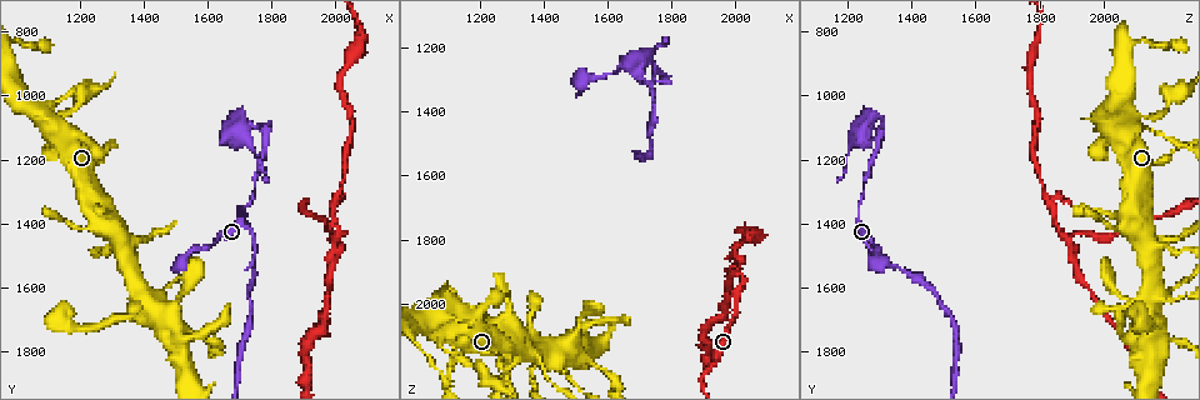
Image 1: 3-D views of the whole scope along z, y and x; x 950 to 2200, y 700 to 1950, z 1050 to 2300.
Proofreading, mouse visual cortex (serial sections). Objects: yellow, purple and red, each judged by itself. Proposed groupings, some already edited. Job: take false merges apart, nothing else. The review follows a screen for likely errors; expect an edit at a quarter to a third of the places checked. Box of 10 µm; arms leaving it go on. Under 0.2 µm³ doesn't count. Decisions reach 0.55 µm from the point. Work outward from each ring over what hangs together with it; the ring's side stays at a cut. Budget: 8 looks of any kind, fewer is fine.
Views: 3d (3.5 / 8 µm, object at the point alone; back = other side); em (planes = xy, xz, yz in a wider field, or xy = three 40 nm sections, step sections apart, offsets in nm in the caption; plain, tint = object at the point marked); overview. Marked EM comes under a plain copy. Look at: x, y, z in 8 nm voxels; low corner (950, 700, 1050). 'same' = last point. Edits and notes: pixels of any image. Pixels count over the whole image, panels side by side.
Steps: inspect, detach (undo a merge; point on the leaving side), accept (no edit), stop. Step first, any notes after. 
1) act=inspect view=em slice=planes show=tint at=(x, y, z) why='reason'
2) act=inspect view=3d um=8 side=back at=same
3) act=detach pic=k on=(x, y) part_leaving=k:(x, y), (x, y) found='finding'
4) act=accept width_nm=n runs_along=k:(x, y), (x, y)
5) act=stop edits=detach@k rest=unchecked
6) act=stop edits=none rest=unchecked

act=inspect view=3d um=3.5 at=(2000, 1450, 1890) why='sharp bend'

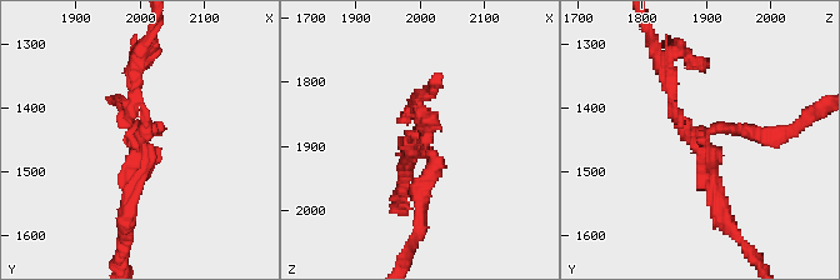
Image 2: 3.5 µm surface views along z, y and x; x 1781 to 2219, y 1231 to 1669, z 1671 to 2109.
act=inspect view=em slice=xy step=1 show=tint at=(2005, 1440, 1890) why='now the EM'

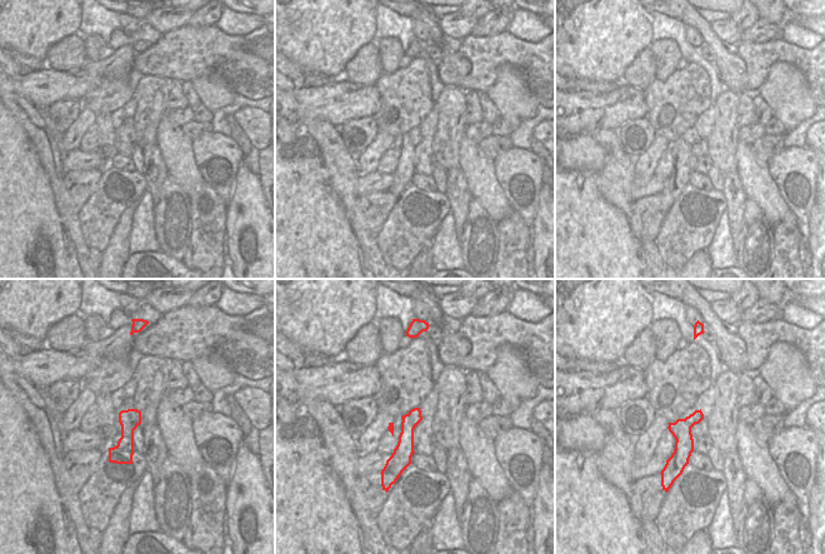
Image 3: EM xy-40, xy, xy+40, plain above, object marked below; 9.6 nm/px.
act=detach pic=2 on=(138, 170) found='a second cell is stuck on'

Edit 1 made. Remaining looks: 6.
act=inspect view=3d um=8 side=back at=(1740, 1100, 1310) why='thick turns thin'

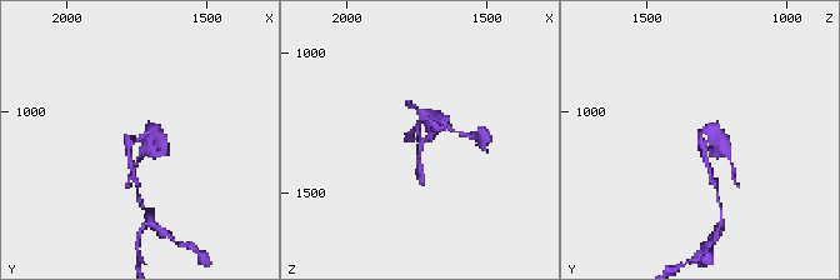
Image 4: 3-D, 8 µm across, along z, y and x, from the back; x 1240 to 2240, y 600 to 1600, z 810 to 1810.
act=inspect view=3d um=3.5 side=back at=same why='closer look'

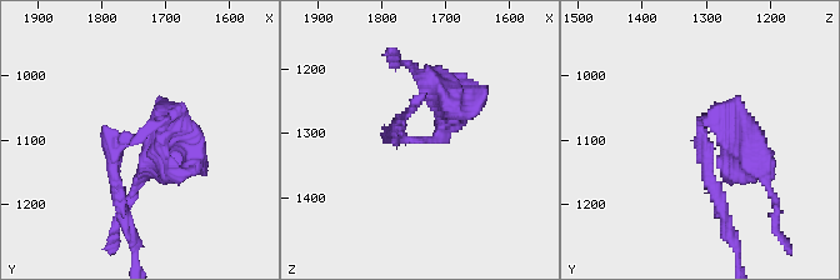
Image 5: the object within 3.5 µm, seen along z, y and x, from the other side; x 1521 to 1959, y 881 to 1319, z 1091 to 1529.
act=detach pic=5 on=(741, 130) part_leaving=5:(701, 124), (720, 116), (761, 174) found='two cells meet here'

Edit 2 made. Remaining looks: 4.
act=inspect view=overview

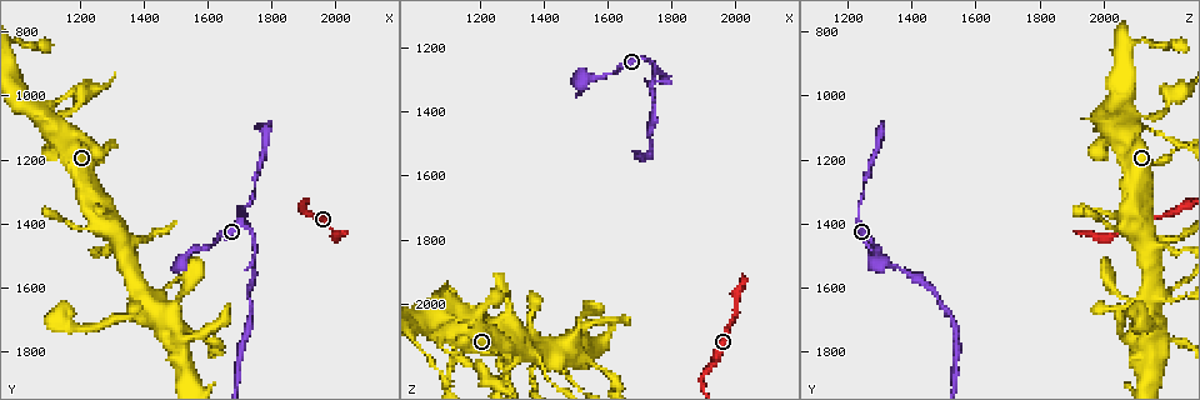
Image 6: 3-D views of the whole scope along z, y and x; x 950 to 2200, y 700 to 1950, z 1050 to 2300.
act=inspect view=3d um=3.5 at=(1090, 1070, 2050) why='side arm on a straight run'

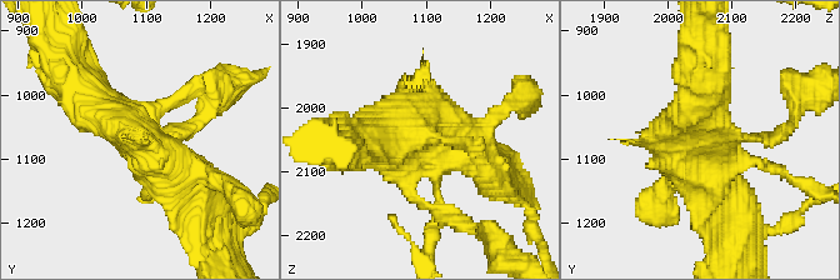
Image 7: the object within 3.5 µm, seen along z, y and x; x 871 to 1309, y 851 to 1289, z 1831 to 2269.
act=inspect view=em slice=xy step=3 show=tint at=(1080, 1070, 2065)

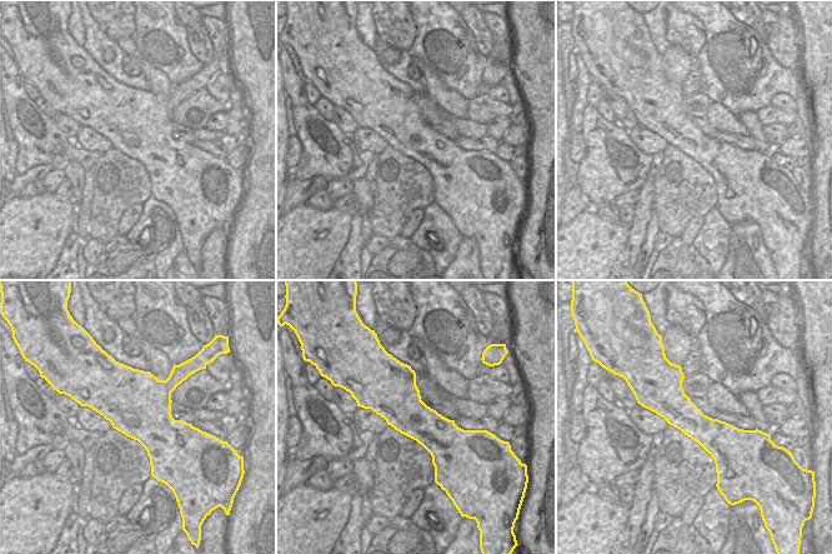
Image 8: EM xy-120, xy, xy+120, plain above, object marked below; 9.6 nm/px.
act=accept runs_along=8:(646, 404), (747, 433) found='one cell here'

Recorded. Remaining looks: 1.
act=stop edits=detach@2,detach@5 rest=unchecked

